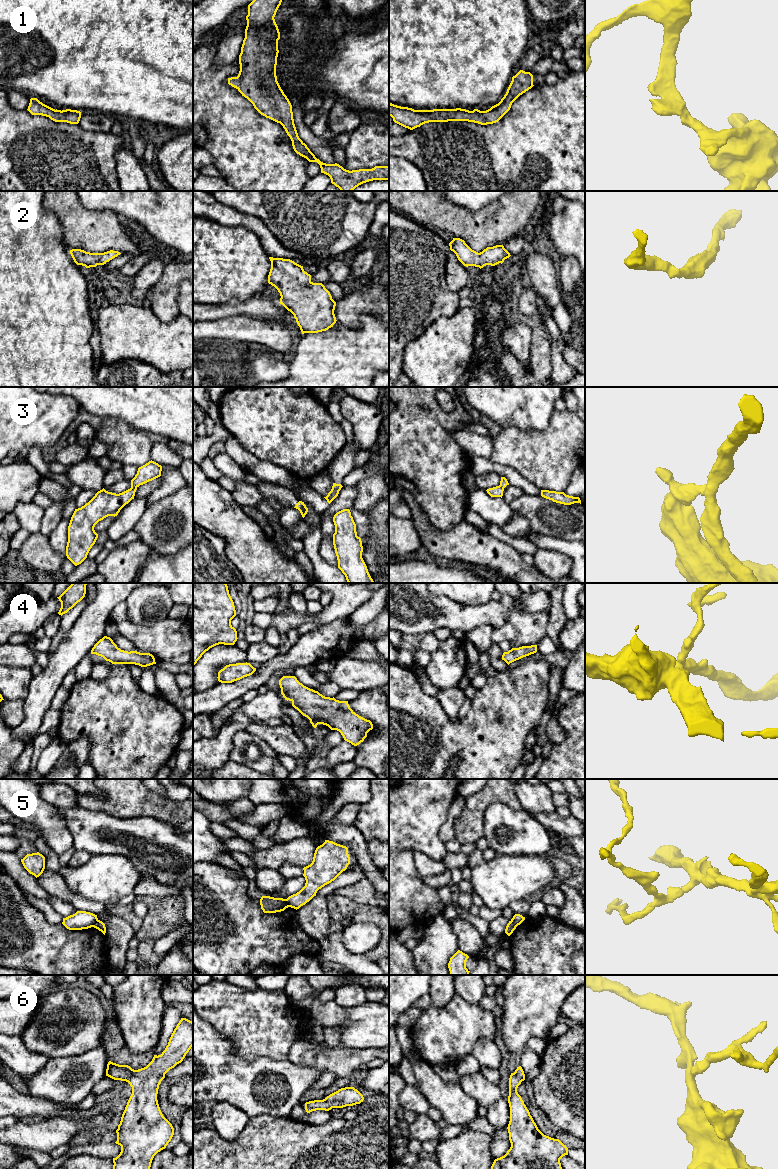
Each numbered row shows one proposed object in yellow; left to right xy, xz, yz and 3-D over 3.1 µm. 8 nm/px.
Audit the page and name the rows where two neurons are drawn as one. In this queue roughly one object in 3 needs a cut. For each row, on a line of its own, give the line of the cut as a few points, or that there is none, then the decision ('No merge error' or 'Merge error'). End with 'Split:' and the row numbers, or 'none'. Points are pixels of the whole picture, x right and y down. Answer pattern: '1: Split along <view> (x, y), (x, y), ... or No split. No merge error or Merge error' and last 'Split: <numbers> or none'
1: No split. No merge error
2: No split. No merge error
3: Split along xy (136, 486), (131, 488). Merge error
4: No split. No merge error
5: Split along xz (284, 899), (289, 906). Merge error
6: No split. No merge error
Split: 3, 5

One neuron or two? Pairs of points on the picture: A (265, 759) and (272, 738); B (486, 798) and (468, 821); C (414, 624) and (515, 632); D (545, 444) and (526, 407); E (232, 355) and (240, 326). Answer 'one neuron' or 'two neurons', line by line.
A: two neurons
B: one neuron
C: two neurons
D: two neurons
E: two neurons

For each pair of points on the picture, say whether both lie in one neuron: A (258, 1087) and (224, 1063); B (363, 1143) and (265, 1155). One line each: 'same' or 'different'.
A: same
B: same

